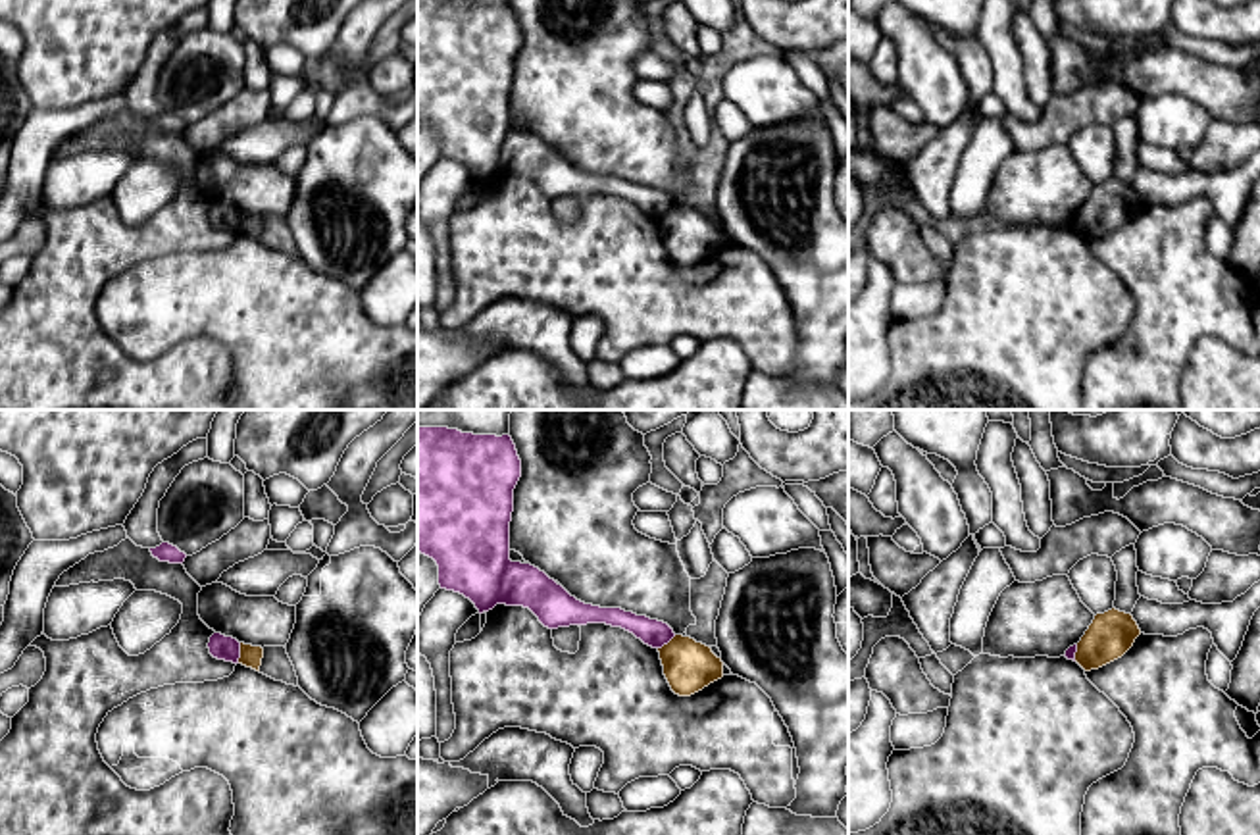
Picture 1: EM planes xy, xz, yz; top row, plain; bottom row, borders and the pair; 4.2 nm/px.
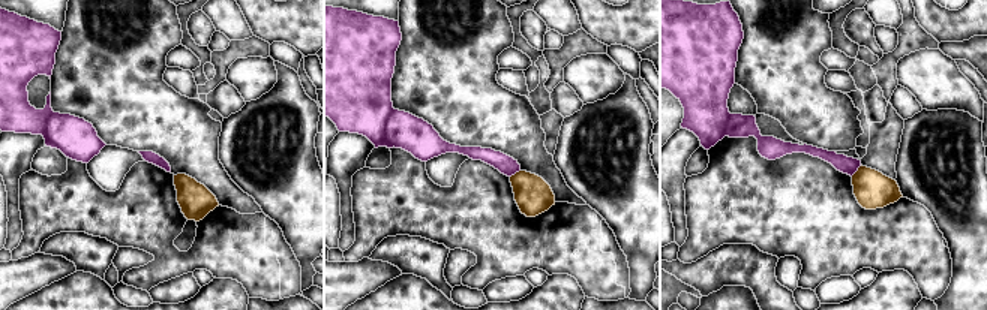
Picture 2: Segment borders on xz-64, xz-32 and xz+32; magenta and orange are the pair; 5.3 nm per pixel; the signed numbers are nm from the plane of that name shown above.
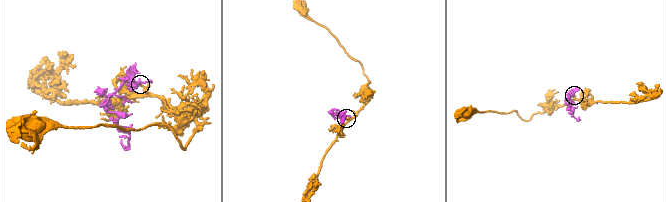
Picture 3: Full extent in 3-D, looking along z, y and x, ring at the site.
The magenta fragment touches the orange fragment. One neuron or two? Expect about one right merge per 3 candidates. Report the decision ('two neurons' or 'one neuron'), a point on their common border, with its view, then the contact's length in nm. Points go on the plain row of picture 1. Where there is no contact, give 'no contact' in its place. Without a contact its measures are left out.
two neurons; contact xy (239, 222); length 90 nm

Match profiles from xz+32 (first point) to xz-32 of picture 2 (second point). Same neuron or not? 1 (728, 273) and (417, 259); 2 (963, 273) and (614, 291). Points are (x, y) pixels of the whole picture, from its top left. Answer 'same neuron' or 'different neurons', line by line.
1: same neuron
2: different neurons

